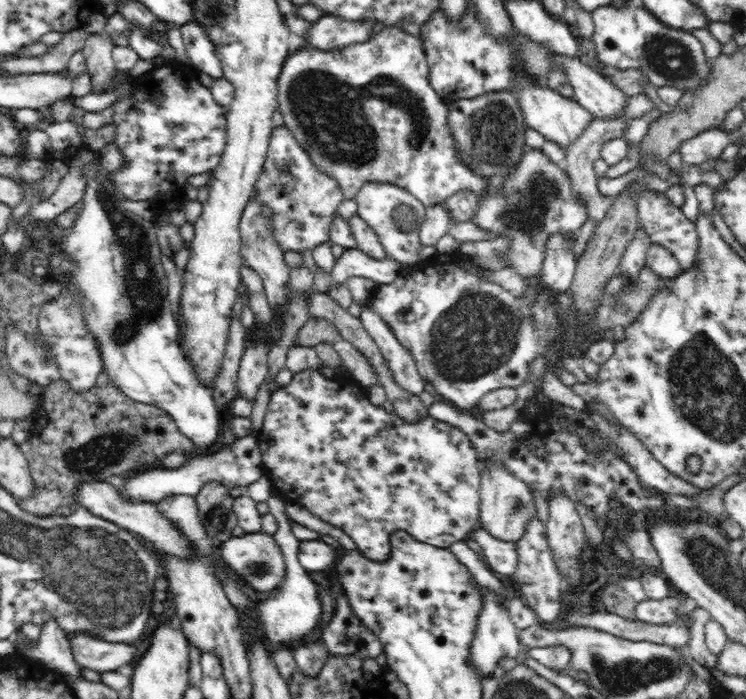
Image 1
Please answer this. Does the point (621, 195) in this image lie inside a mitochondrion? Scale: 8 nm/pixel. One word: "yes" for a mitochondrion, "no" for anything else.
no

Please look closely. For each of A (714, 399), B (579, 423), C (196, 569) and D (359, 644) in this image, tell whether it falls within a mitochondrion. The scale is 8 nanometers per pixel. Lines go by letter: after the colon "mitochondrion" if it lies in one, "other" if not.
A: mitochondrion
B: other
C: other
D: other

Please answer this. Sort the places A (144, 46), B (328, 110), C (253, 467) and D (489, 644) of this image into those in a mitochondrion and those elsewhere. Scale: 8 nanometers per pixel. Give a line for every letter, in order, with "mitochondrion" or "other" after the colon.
A: other
B: mitochondrion
C: other
D: other

